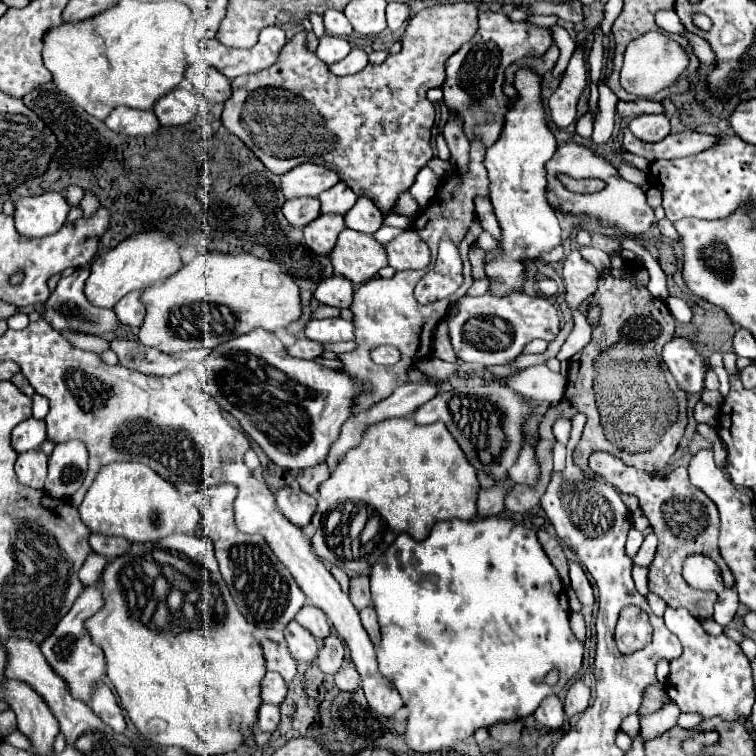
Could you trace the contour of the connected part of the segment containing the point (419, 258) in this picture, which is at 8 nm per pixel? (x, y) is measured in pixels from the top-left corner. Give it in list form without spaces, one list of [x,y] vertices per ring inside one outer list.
[[[408,230],[408,232],[400,234],[398,238],[394,238],[392,242],[388,242],[386,252],[388,252],[388,264],[394,270],[422,270],[430,264],[430,248],[426,246],[426,242],[420,240],[416,230]]]

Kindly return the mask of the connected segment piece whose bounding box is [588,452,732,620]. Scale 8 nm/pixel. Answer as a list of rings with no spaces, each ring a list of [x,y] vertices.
[[[592,452],[588,458],[588,466],[594,474],[598,474],[604,482],[618,488],[622,494],[634,494],[640,500],[640,508],[644,510],[646,518],[650,520],[654,534],[658,536],[656,558],[650,564],[650,574],[648,574],[650,592],[658,594],[672,608],[684,606],[698,620],[710,620],[712,608],[714,608],[718,596],[716,596],[716,592],[704,592],[704,590],[692,588],[682,576],[682,564],[692,554],[704,554],[720,566],[724,580],[732,580],[732,572],[730,572],[728,564],[724,564],[724,560],[718,552],[720,516],[718,516],[716,504],[700,488],[696,488],[690,482],[686,468],[676,468],[674,472],[670,472],[670,476],[658,478],[654,474],[648,474],[644,470],[624,464],[620,458],[612,456],[608,452]]]

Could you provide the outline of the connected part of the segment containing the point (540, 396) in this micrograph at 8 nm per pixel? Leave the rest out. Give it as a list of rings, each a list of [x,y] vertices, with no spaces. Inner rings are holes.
[[[546,366],[526,368],[510,384],[522,396],[534,398],[538,402],[542,402],[542,400],[560,402],[564,390],[566,390],[566,380],[560,374],[550,372]]]

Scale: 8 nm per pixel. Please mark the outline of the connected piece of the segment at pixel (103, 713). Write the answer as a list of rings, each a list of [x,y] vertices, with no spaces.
[[[100,684],[96,690],[94,690],[94,696],[92,696],[92,702],[90,702],[94,714],[106,722],[108,726],[112,726],[116,732],[124,732],[126,730],[126,720],[124,720],[124,714],[122,714],[122,708],[118,706],[118,700],[114,696],[114,692]]]

